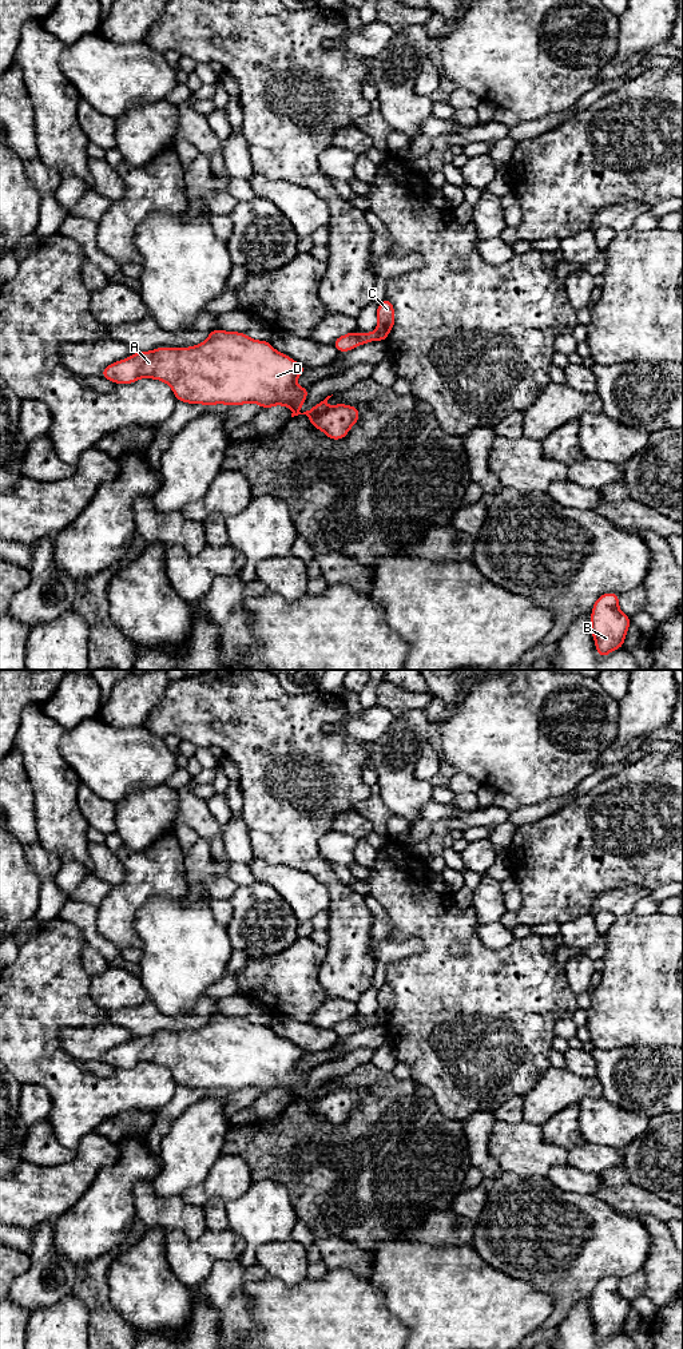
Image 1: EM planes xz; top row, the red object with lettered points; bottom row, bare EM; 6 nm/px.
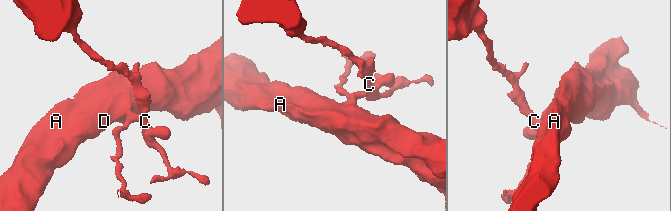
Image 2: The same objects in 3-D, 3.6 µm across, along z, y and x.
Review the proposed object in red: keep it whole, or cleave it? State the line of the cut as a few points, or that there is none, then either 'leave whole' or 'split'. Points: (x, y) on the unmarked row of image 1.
cut xz (376, 1015), (380, 1023); split

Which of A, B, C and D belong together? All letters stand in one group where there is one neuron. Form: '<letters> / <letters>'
A B D / C

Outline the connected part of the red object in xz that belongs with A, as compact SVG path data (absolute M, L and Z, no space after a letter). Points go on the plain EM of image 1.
M221 1013L211 1015L207 1024L191 1032L156 1032L151 1036L134 1037L126 1044L119 1044L106 1051L102 1060L114 1068L132 1068L139 1063L155 1063L164 1066L174 1076L178 1086L188 1088L204 1088L207 1091L215 1088L226 1088L230 1091L254 1087L265 1092L274 1090L285 1090L293 1095L291 1102L306 1099L314 1112L326 1118L330 1124L344 1123L350 1112L360 1104L360 1096L356 1091L337 1088L326 1091L325 1088L331 1080L318 1087L310 1095L301 1098L298 1092L305 1087L310 1072L299 1072L297 1063L307 1055L293 1043L277 1036L269 1025L257 1025L245 1017L223 1016Z

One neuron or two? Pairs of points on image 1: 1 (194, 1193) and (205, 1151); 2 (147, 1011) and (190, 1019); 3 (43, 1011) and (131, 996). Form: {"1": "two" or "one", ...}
{"1": "two", "2": "one", "3": "two"}

